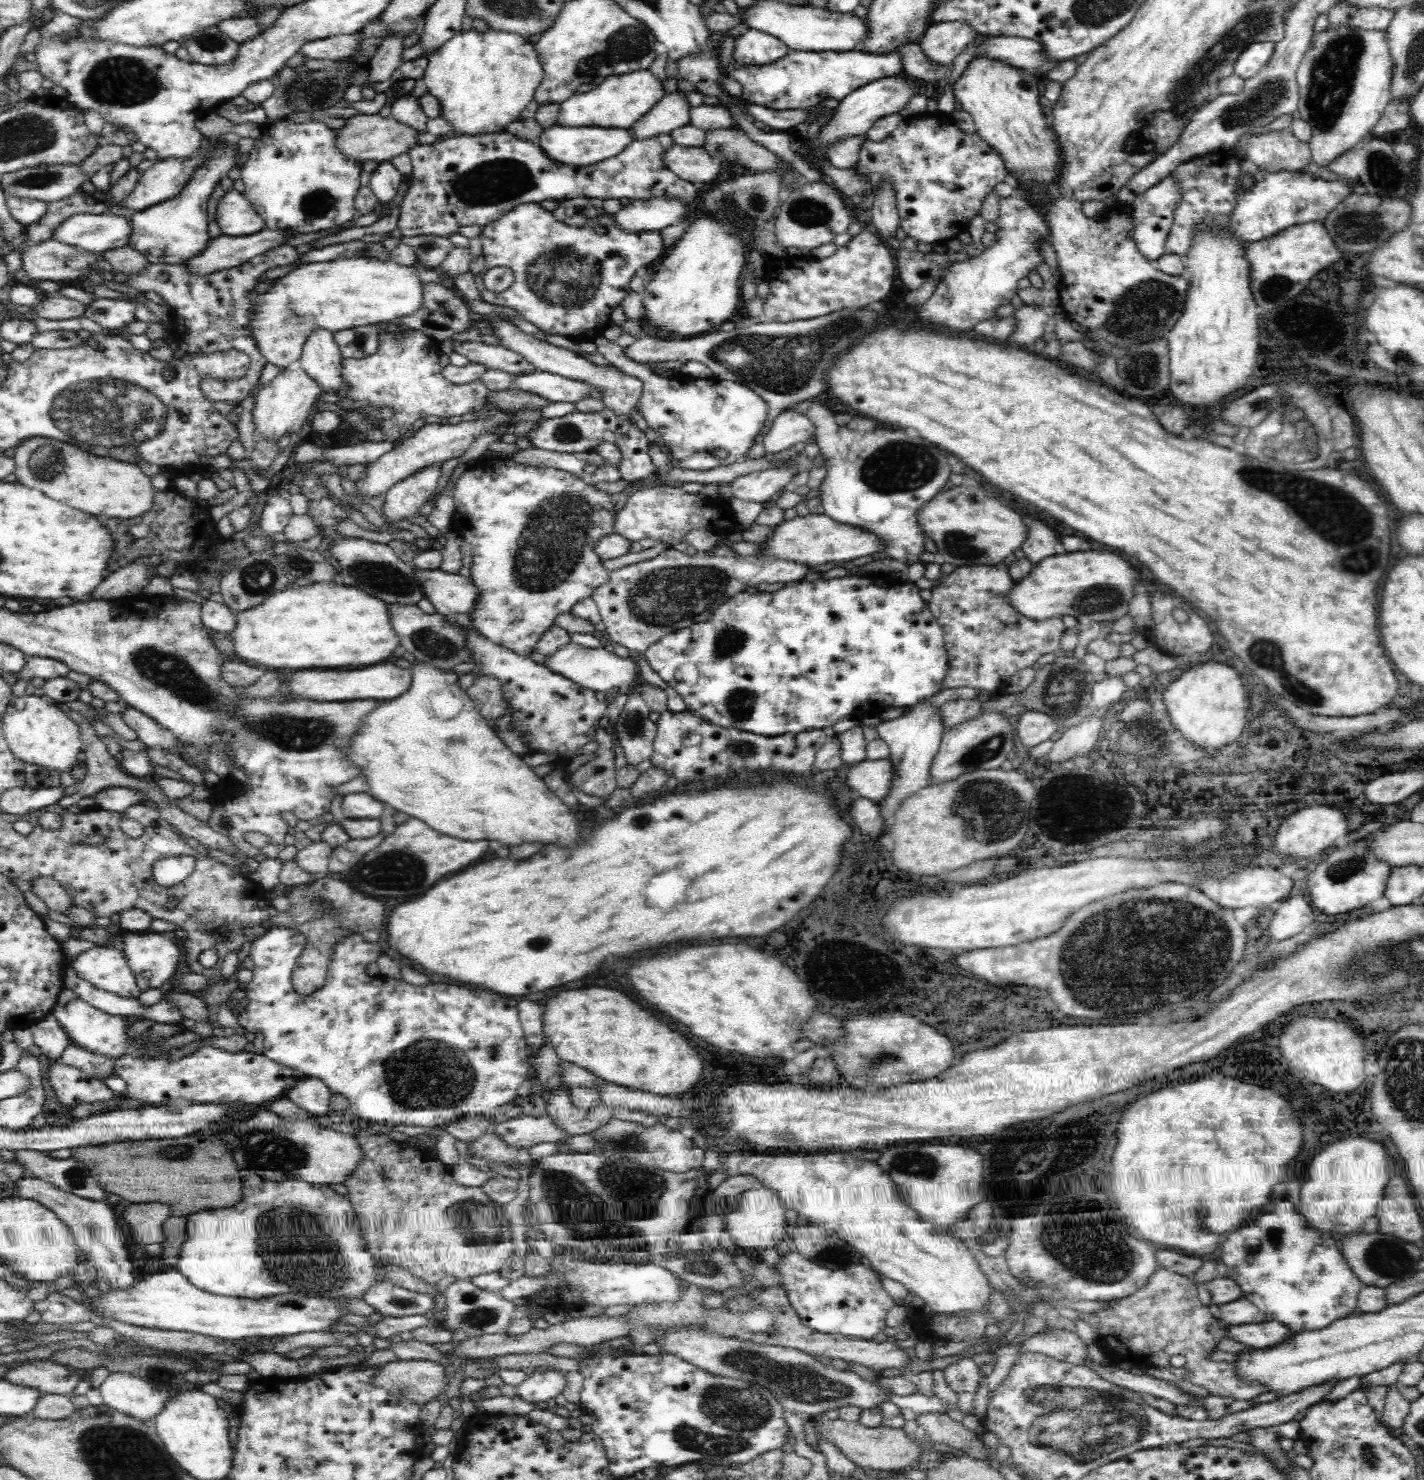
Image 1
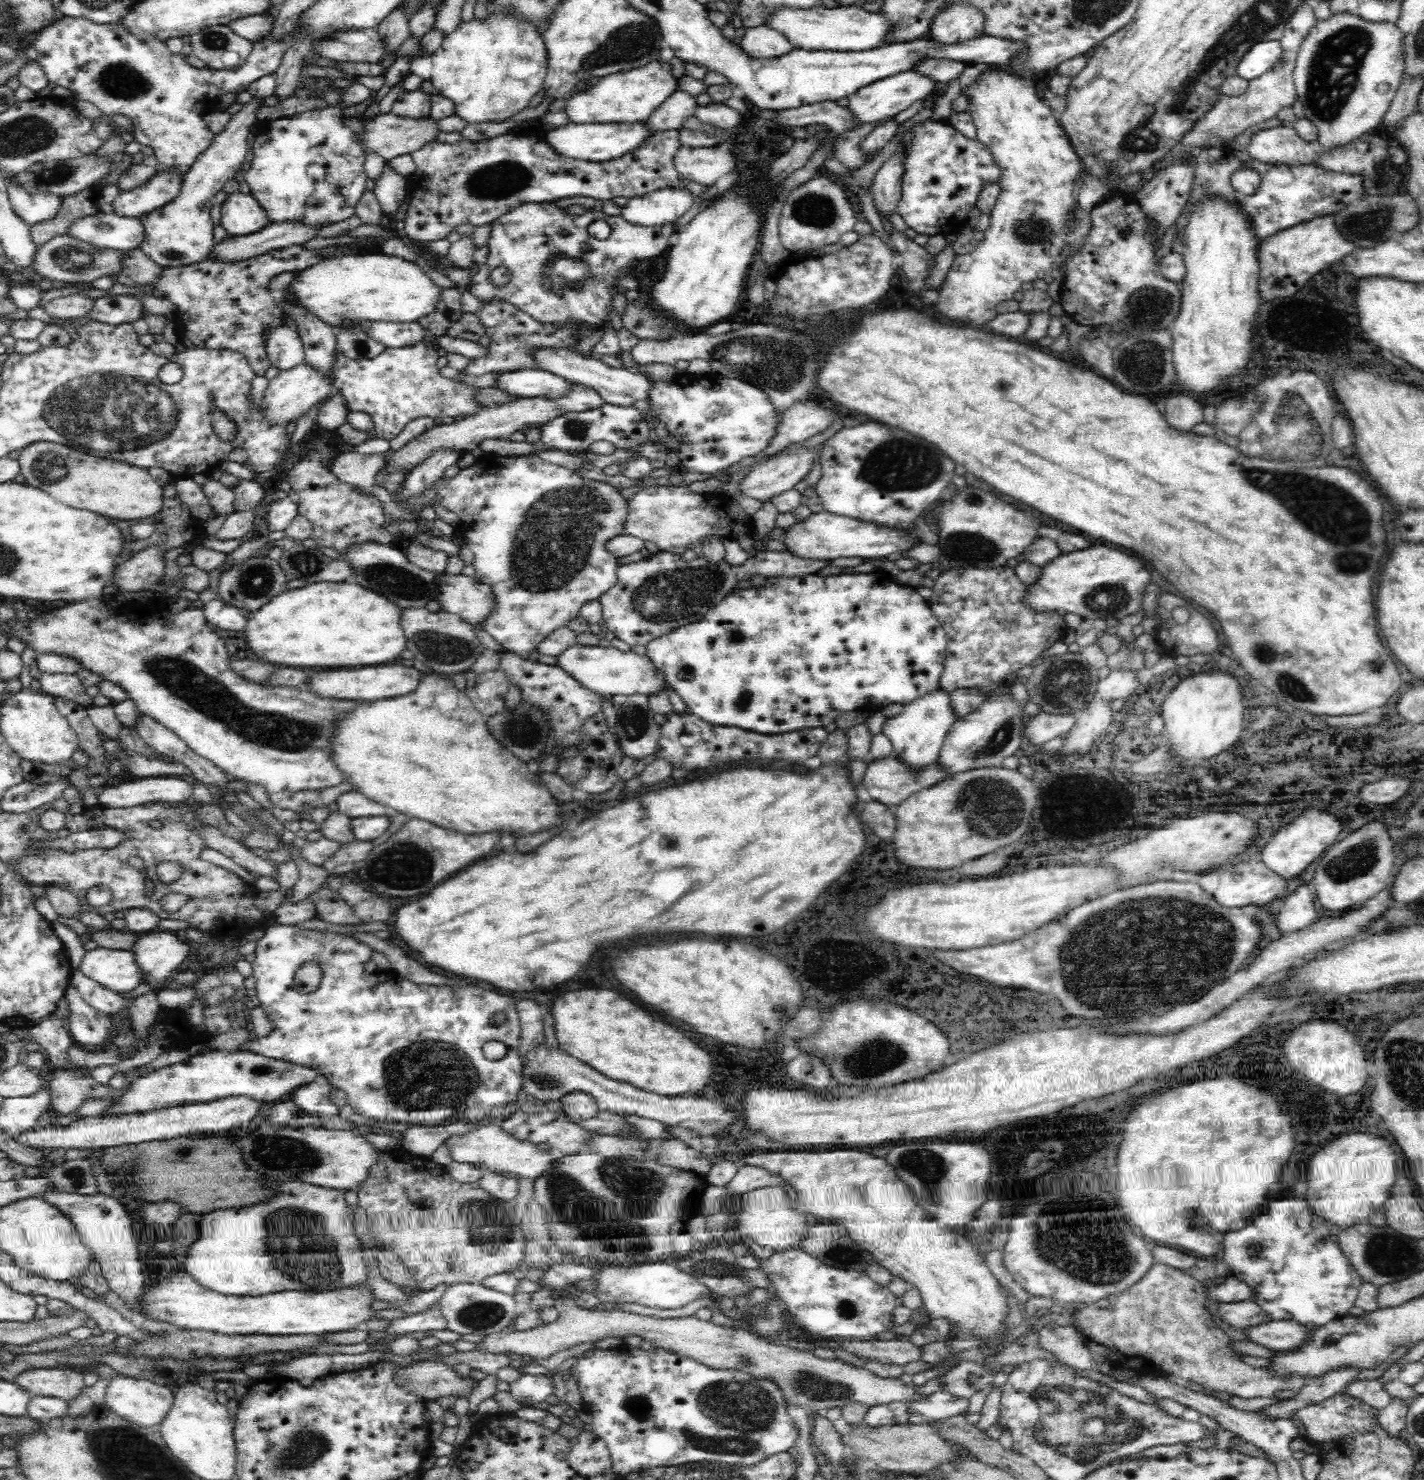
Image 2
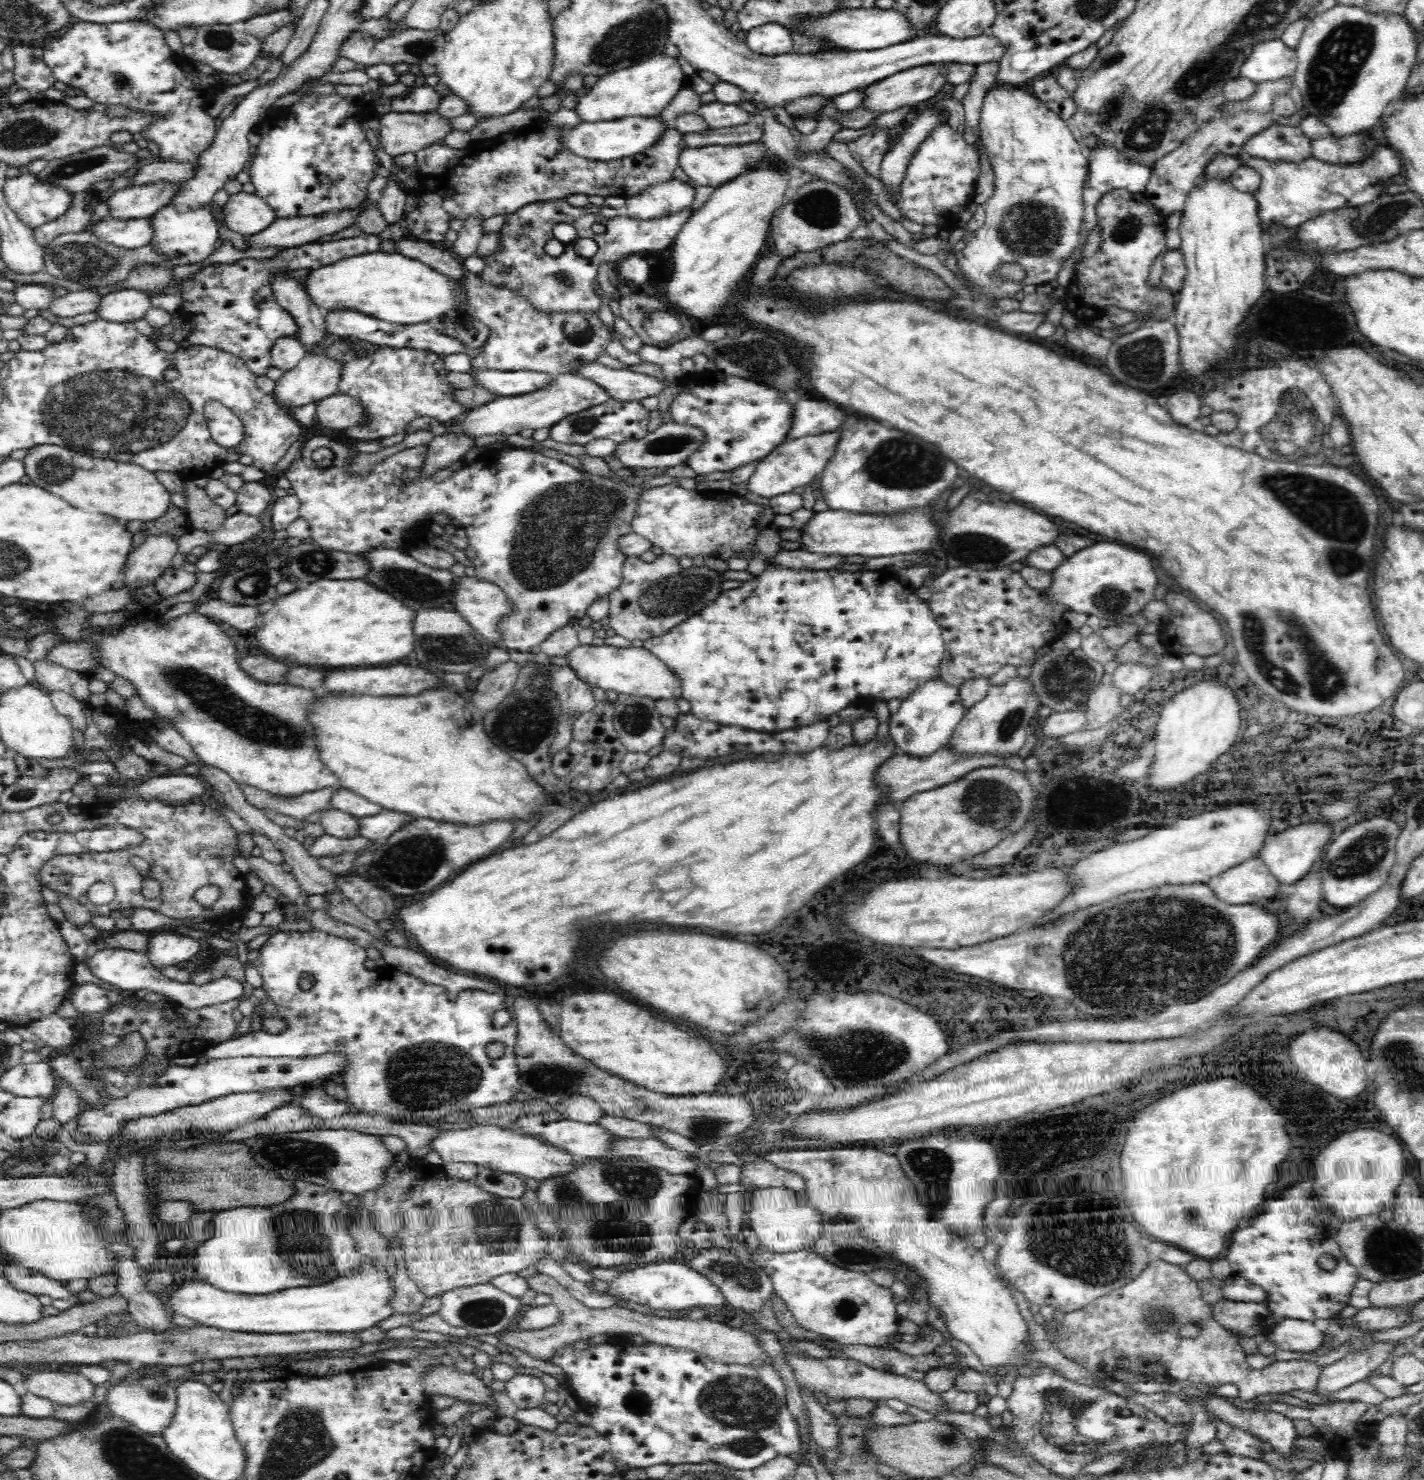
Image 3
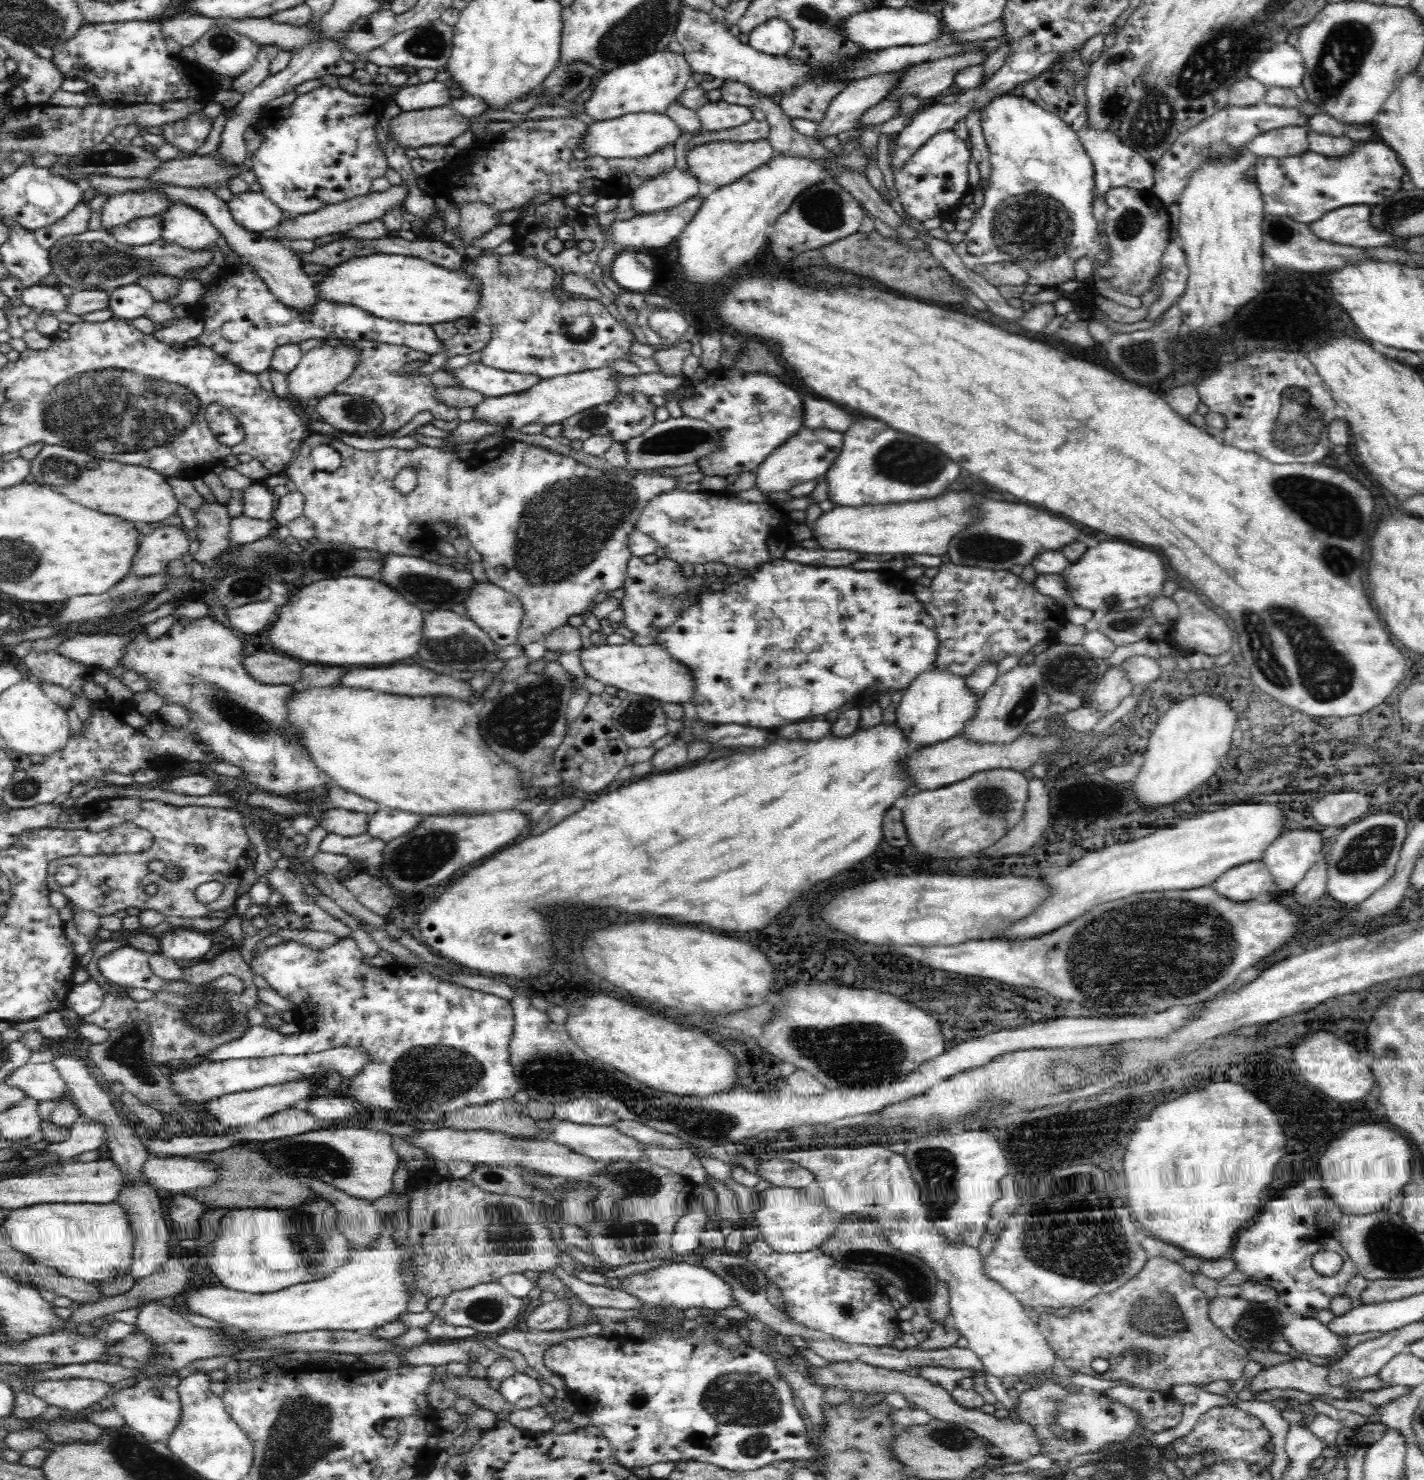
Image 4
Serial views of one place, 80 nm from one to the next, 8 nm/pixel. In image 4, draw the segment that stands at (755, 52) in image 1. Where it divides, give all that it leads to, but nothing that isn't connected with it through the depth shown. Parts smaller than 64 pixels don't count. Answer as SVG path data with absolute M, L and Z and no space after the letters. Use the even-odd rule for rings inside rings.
M771 18L750 32L748 44L762 54L784 56L790 52L794 34L792 27L781 18Z

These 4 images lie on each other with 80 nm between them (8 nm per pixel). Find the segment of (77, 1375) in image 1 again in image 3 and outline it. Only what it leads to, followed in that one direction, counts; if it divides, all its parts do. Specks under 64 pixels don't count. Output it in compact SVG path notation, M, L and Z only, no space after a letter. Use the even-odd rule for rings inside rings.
M38 1370L22 1376L21 1381L28 1393L51 1400L59 1406L72 1406L88 1398L93 1399L95 1387L82 1374L62 1370Z

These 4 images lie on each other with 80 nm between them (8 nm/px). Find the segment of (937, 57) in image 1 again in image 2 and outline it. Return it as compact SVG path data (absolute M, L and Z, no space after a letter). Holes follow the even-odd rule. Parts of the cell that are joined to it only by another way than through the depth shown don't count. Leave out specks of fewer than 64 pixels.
M956 3L933 18L926 37L946 46L966 42L983 34L983 22L983 13L978 7Z

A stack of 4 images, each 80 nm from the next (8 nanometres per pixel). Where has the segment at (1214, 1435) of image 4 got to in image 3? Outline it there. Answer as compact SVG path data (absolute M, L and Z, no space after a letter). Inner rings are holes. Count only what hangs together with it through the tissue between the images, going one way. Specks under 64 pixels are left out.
M1210 1418L1218 1426L1218 1440L1224 1442L1226 1454L1237 1454L1246 1458L1260 1458L1260 1449L1264 1444L1260 1443L1258 1437L1239 1430L1239 1428L1229 1426L1228 1423L1220 1421L1220 1418Z

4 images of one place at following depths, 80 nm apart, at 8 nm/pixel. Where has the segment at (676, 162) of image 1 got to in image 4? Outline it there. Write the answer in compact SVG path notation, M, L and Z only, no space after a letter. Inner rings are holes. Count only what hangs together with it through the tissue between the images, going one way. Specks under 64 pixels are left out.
M767 138L748 142L712 141L688 150L686 163L688 172L691 172L699 184L712 185L718 189L752 173L756 168L769 162L774 155L775 151L772 150L771 142Z

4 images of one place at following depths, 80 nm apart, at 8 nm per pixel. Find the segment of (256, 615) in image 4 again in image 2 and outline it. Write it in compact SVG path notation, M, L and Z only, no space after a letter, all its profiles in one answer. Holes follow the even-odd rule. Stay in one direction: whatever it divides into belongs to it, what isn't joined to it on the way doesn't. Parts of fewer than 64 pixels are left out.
M213 599L199 604L208 624L220 630L244 630L246 613L225 603L220 599Z

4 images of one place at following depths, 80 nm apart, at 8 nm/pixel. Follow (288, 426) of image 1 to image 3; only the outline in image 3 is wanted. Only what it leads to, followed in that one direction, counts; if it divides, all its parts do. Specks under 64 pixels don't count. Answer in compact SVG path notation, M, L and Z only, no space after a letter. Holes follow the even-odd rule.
M324 354L304 355L300 362L290 370L283 372L272 391L272 397L276 400L276 405L287 410L288 414L294 416L294 410L301 406L306 406L313 402L316 404L319 400L338 394L337 385L340 380L340 363L336 359Z

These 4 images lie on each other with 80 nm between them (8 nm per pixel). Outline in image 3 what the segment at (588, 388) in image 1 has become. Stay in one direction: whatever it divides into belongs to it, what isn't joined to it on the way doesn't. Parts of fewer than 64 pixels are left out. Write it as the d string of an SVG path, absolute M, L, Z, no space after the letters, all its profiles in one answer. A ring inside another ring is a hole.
M476 370L473 373L477 386L481 386L489 392L500 397L512 395L525 395L551 385L555 381L550 374L533 372L532 370L520 370L504 372L499 370Z

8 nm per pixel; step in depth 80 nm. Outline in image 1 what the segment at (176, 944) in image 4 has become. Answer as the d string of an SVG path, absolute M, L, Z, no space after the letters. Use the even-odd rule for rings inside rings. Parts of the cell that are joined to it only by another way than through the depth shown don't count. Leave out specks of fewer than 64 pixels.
M151 931L122 933L124 959L136 979L140 991L148 988L165 988L172 978L180 958L180 950L168 938Z

